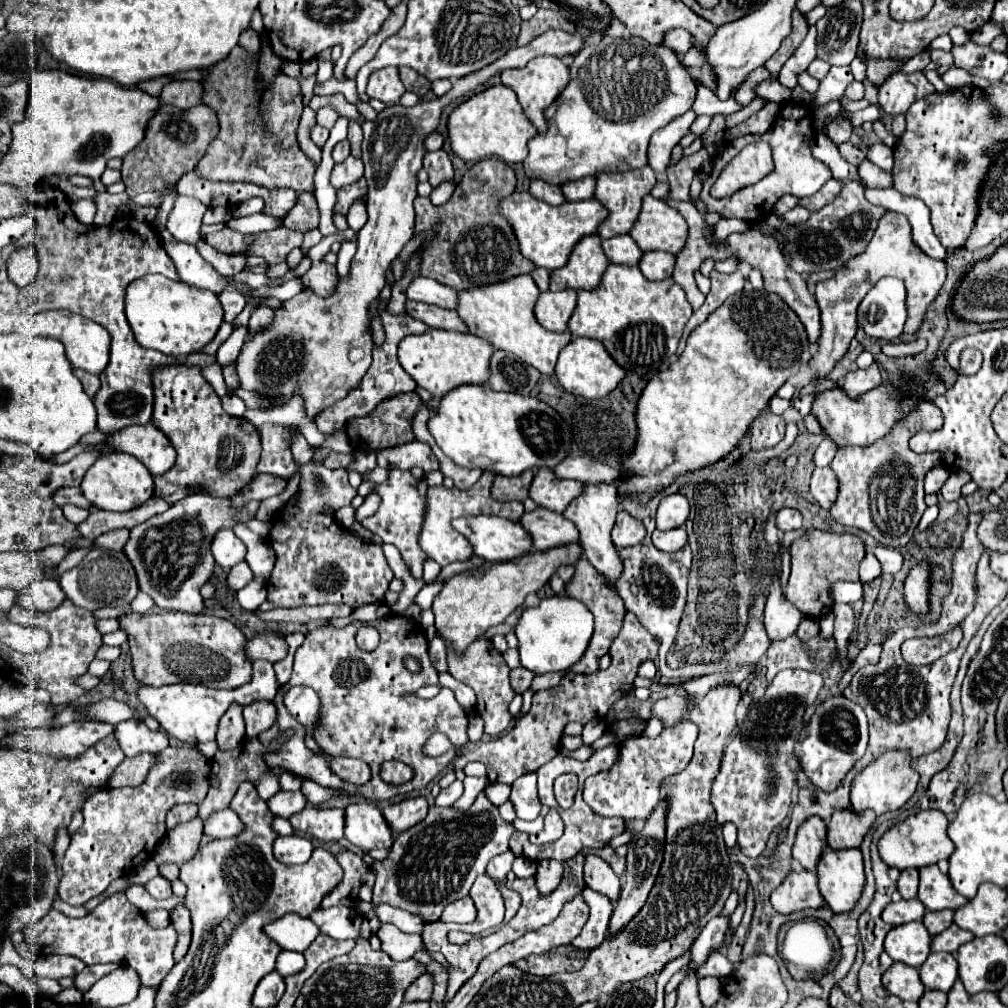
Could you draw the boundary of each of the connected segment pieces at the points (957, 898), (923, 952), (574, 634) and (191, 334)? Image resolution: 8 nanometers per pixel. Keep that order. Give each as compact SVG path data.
M936 864L920 868L920 886L918 886L918 900L928 908L928 910L956 910L964 906L968 900L958 894L948 880L946 874L938 870Z
M920 920L894 926L884 940L884 950L894 962L920 968L930 954L930 934Z
M570 596L542 598L538 606L526 608L516 622L520 664L534 674L568 670L584 654L594 630L592 612Z
M146 274L126 288L126 318L140 346L170 356L188 356L200 352L216 336L222 310L218 296L210 290L196 290L160 274Z

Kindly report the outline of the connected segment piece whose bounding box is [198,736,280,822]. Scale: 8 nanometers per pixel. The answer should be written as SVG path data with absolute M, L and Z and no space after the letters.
M248 736L234 750L220 750L220 752L216 752L214 764L212 764L212 774L210 774L210 792L208 792L206 800L200 804L200 814L198 814L198 818L202 822L206 822L214 812L226 810L230 806L230 800L232 800L234 792L238 790L238 784L244 782L244 780L256 784L256 790L258 790L262 800L272 798L280 790L278 778L266 766L262 756L264 756L264 746L258 742L258 738L248 738Z

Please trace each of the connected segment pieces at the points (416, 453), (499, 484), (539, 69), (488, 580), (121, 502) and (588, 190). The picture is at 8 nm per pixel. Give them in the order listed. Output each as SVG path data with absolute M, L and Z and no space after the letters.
M418 440L400 444L394 448L378 450L378 466L380 468L400 468L400 470L412 470L418 466L424 472L438 470L438 462L430 446Z
M524 470L524 474L518 474L512 478L496 476L492 482L490 494L498 502L506 502L506 500L522 502L524 498L528 498L528 486L532 482L532 476L534 476L534 470Z
M538 56L538 58L532 58L532 62L528 62L524 68L510 68L510 70L500 72L500 76L502 76L502 82L516 92L528 120L538 128L538 132L544 132L546 122L544 122L544 116L542 116L542 110L568 84L568 78L570 78L568 66L556 56Z
M572 542L566 546L548 548L544 552L532 550L520 558L514 558L512 562L488 564L488 568L478 570L476 574L468 570L444 580L444 588L432 604L438 634L444 640L450 640L458 652L464 652L464 648L472 644L480 634L484 634L490 626L504 622L516 608L520 608L530 592L538 592L544 584L548 584L548 580L560 566L576 564L580 558L582 546L578 546L578 542Z
M114 452L108 456L100 456L88 468L82 480L82 492L90 500L90 504L100 510L124 512L140 506L140 502L146 502L148 496L154 494L154 478L150 470L142 462L138 462L134 456L124 452Z
M580 178L562 184L562 194L566 200L586 200L594 196L594 178Z

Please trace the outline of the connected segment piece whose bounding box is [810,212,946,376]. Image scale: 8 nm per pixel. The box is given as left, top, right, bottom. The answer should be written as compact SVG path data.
M886 212L878 228L868 242L866 250L862 254L856 254L850 258L844 266L840 266L830 280L816 284L816 300L820 306L820 324L822 334L818 340L818 352L810 360L812 376L824 376L832 370L832 366L842 358L842 354L848 350L850 340L856 336L856 306L862 302L864 294L882 278L882 276L898 276L906 286L906 304L908 304L908 320L906 330L908 334L916 332L920 326L920 320L926 312L926 306L936 298L940 286L946 278L946 262L930 258L922 254L922 250L912 242L910 224L902 214Z

